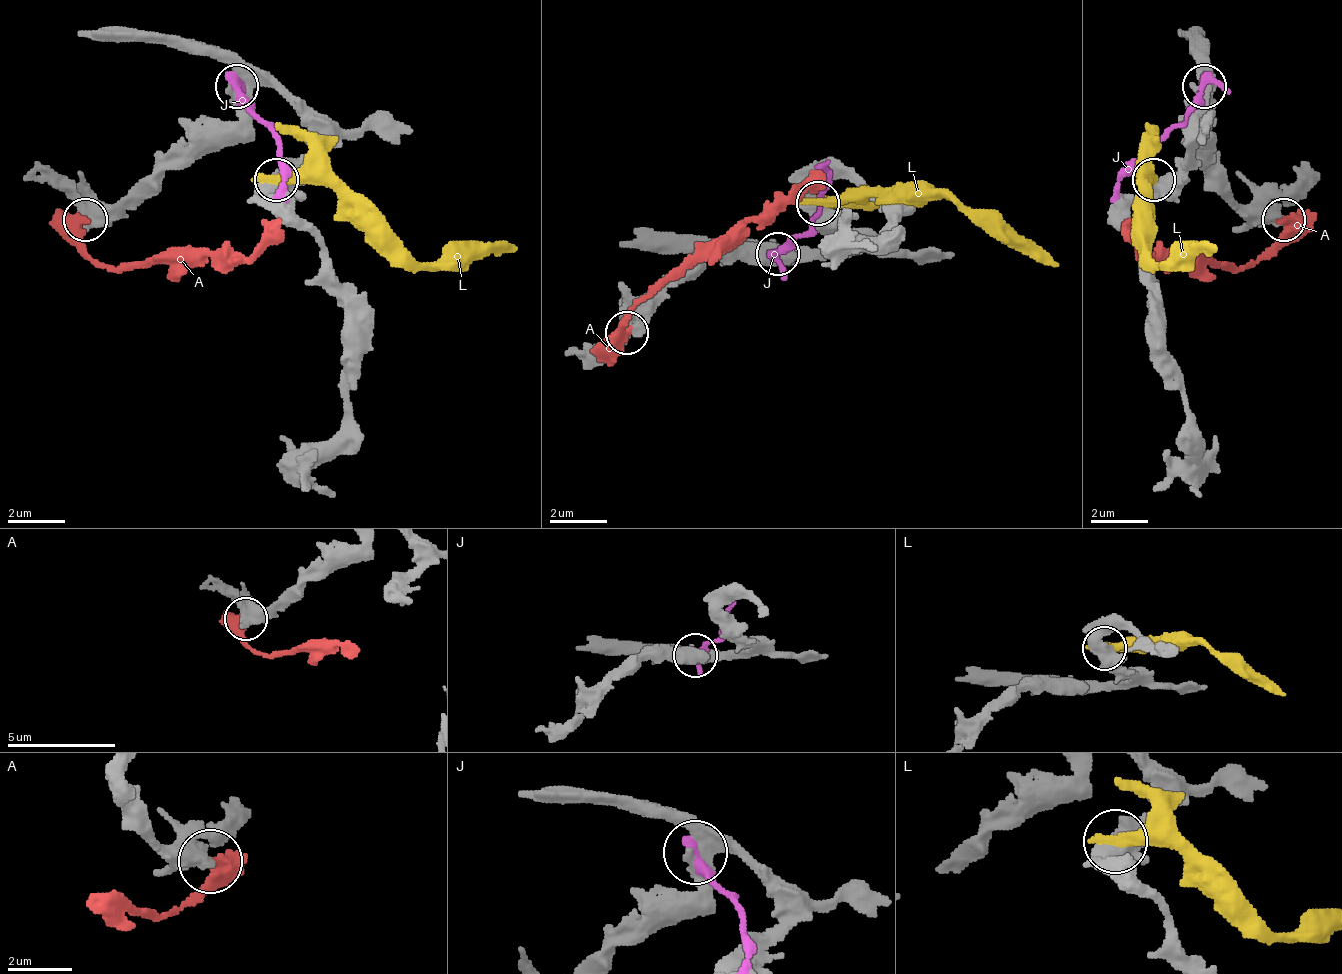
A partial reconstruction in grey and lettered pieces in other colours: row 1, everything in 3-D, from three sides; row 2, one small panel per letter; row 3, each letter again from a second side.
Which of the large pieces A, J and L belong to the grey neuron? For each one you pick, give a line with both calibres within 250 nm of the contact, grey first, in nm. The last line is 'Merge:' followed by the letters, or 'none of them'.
Merge: none of them

